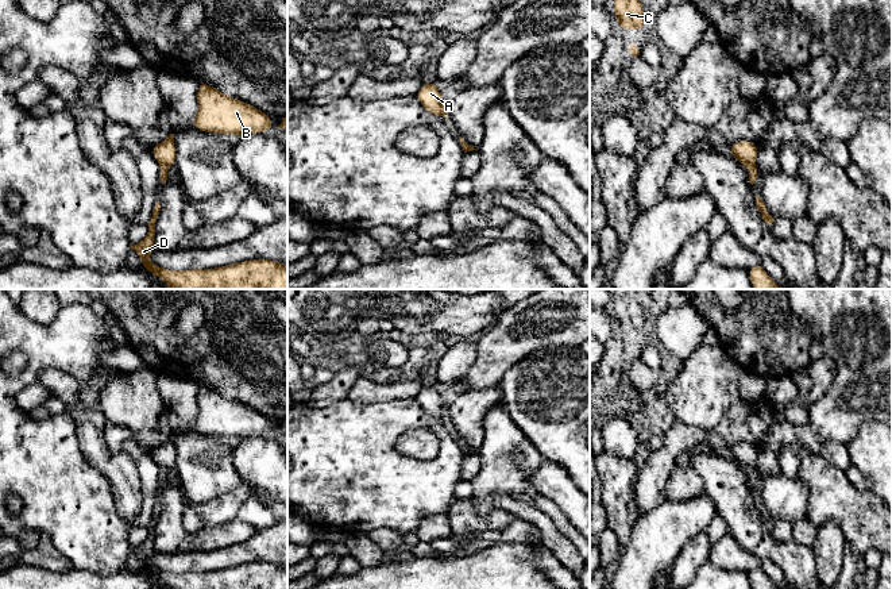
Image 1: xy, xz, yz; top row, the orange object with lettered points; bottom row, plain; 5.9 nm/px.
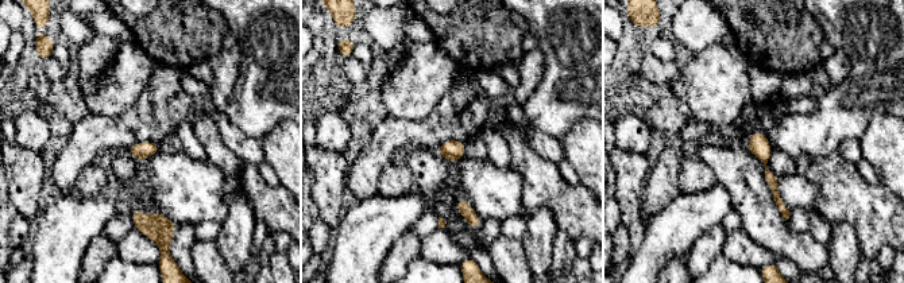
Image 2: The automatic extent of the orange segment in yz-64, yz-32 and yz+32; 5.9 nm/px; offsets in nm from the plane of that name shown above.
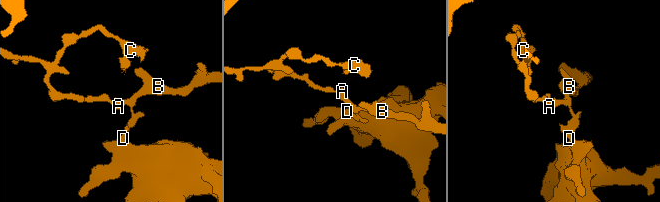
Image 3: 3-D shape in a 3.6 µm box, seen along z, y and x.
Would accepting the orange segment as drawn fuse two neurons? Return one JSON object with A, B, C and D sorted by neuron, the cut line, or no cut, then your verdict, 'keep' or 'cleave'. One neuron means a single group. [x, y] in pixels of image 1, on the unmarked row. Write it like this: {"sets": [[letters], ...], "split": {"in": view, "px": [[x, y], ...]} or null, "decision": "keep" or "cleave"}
{"sets": [["A", "B", "C"], ["D"]], "split": {"in": "yz", "px": [[755, 466], [746, 469]]}, "decision": "cleave"}

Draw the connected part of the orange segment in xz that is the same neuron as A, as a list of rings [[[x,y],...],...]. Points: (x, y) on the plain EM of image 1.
[[[433,384],[424,386],[414,397],[422,409],[432,417],[448,420],[445,415],[445,405],[443,399]]]

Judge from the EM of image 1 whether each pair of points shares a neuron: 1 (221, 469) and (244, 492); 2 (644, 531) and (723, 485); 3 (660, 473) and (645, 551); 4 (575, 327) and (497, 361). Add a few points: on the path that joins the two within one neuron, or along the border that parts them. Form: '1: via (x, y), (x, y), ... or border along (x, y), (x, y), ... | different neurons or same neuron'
1: border along (242, 481), (209, 500) | different neurons
2: border along (705, 491), (718, 512) | different neurons
3: border along (667, 499), (633, 519) | different neurons
4: via (556, 326), (537, 338), (516, 342) | same neuron

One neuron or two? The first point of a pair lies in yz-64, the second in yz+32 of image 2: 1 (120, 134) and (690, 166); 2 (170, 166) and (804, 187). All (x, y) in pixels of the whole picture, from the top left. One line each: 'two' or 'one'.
1: two
2: one

